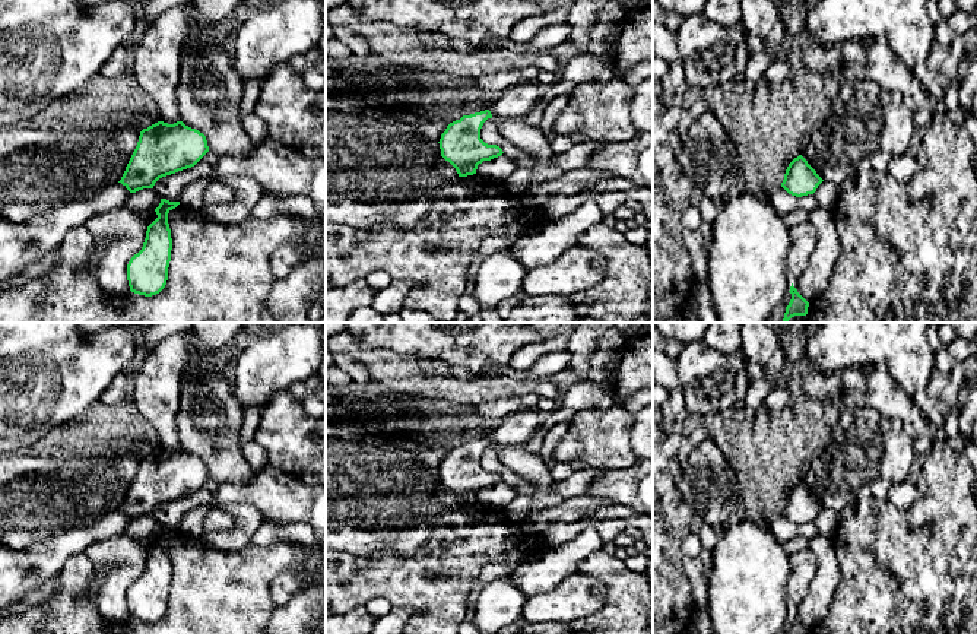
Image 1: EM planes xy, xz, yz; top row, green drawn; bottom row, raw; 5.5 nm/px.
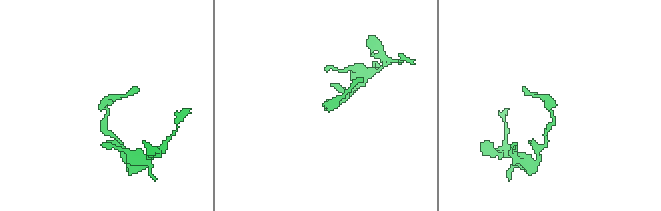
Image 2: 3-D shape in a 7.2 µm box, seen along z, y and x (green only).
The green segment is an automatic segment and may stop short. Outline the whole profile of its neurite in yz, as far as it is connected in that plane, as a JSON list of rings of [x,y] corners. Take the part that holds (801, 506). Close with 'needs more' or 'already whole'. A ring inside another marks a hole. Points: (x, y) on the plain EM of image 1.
[[[799,482],[789,491],[781,514],[789,522],[802,524],[813,522],[822,508],[808,488]]] | already whole

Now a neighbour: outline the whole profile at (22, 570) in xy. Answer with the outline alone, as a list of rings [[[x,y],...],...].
[[[114,510],[86,529],[64,530],[22,549],[0,543],[0,609],[58,576],[70,557],[102,539],[123,535],[129,523],[126,513]]]

